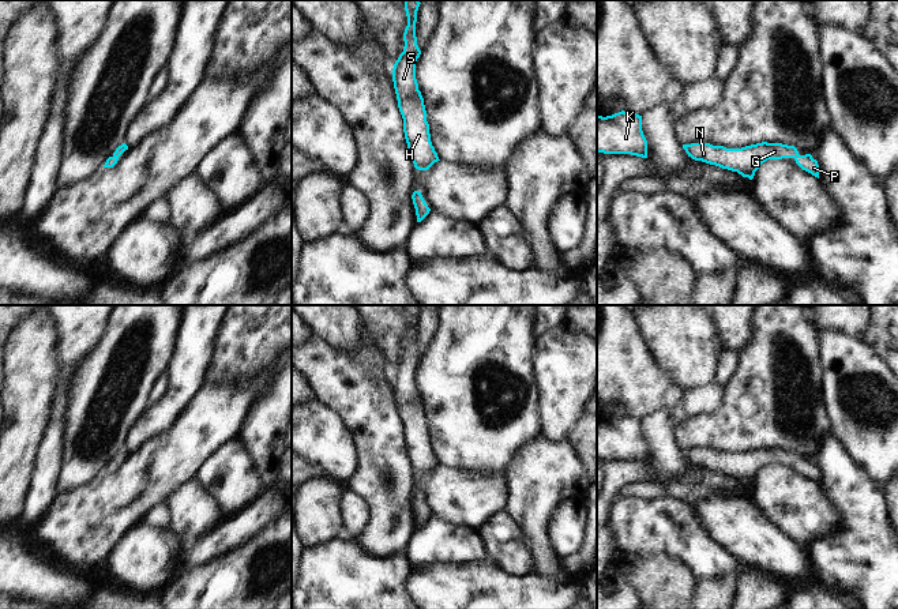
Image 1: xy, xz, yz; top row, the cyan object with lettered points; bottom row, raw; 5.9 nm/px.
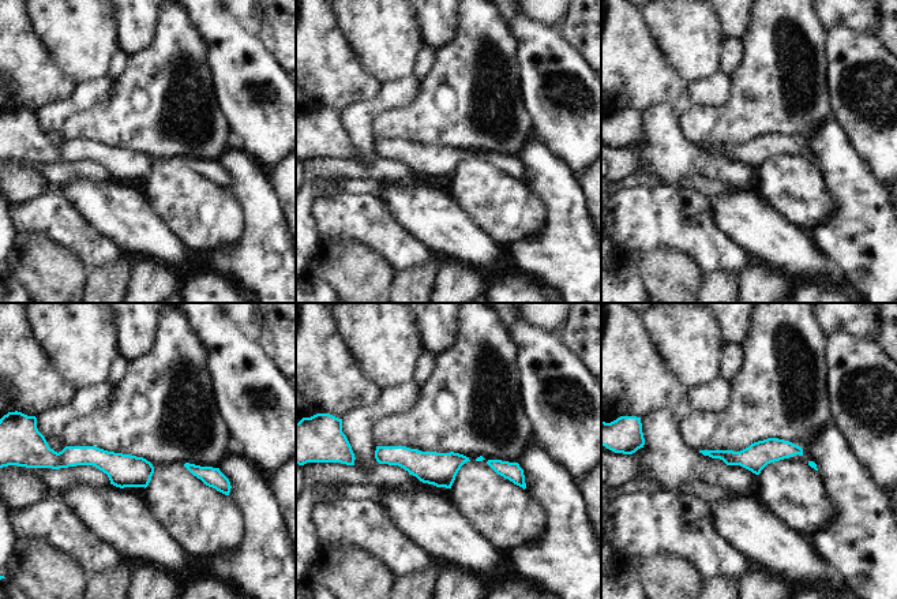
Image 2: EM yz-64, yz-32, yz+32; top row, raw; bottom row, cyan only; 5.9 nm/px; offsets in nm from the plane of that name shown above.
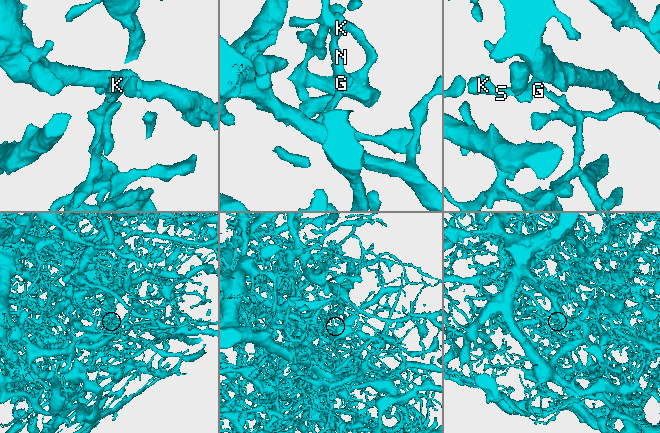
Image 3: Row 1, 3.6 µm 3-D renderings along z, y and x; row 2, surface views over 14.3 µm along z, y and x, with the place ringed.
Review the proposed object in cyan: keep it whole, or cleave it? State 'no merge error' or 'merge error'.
no merge error

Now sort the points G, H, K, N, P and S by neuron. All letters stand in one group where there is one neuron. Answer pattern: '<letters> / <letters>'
G H K N P S

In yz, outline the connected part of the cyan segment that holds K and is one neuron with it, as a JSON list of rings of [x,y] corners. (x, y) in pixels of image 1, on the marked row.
[[[619,112],[597,116],[597,154],[631,154],[647,158],[647,140],[642,131],[642,116]]]

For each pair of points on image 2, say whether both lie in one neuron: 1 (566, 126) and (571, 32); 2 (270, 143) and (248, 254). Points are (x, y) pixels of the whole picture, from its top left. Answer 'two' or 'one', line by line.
1: two
2: two

